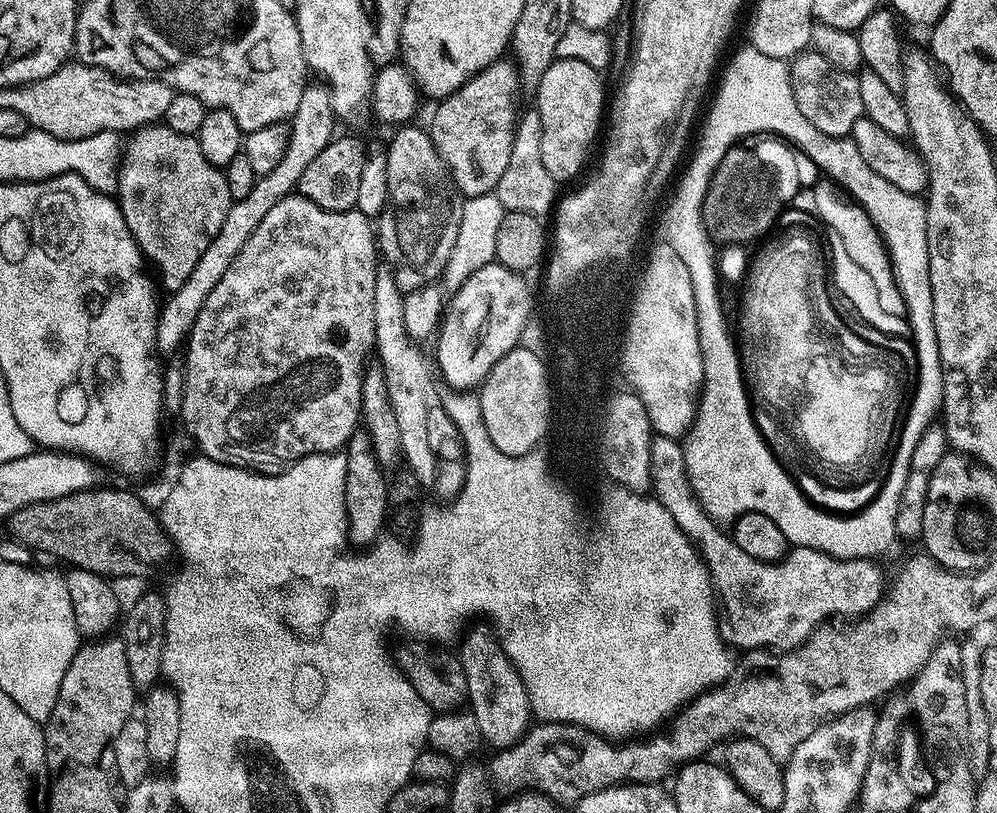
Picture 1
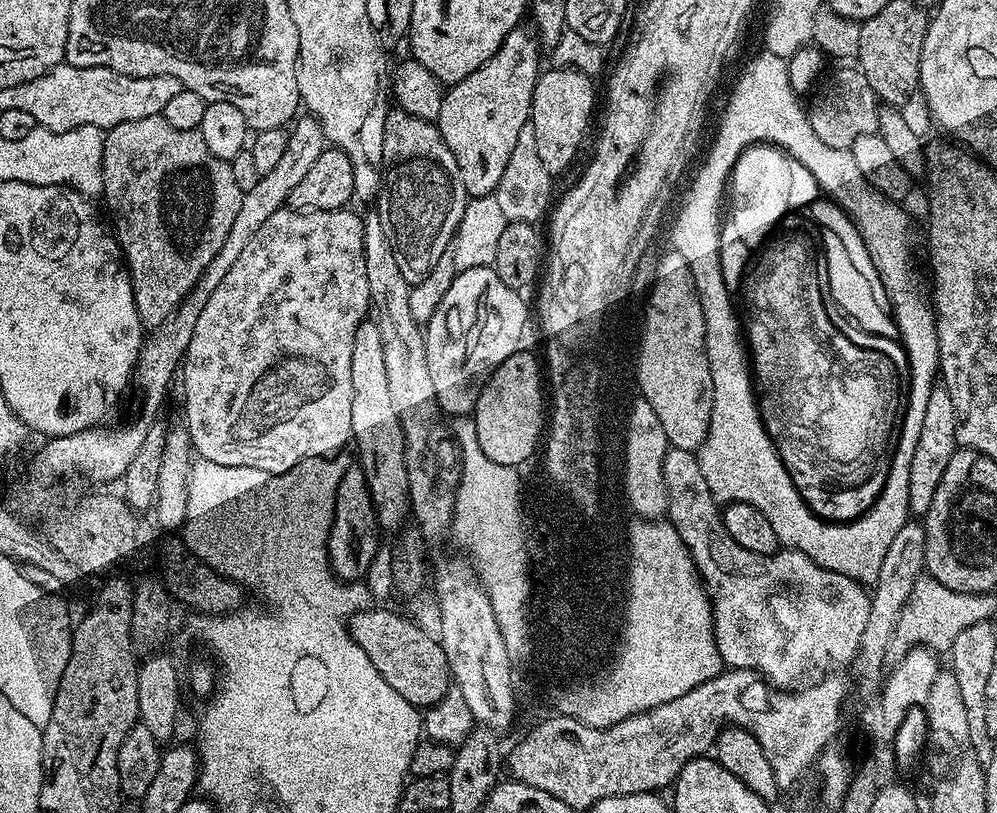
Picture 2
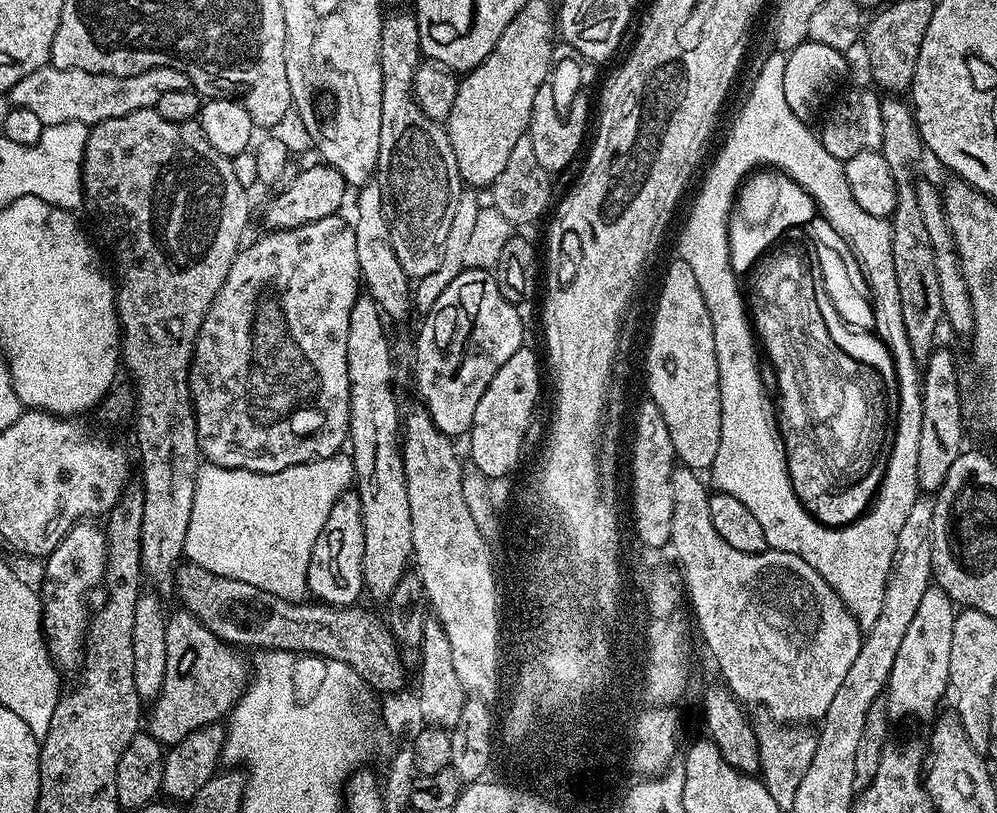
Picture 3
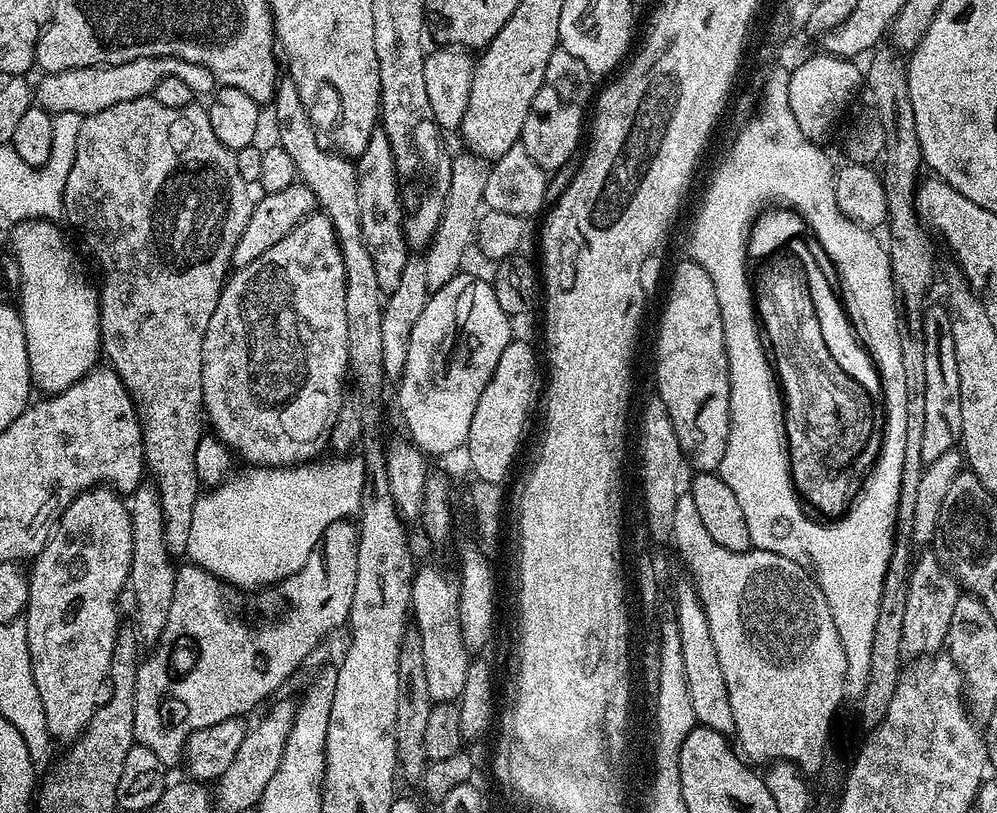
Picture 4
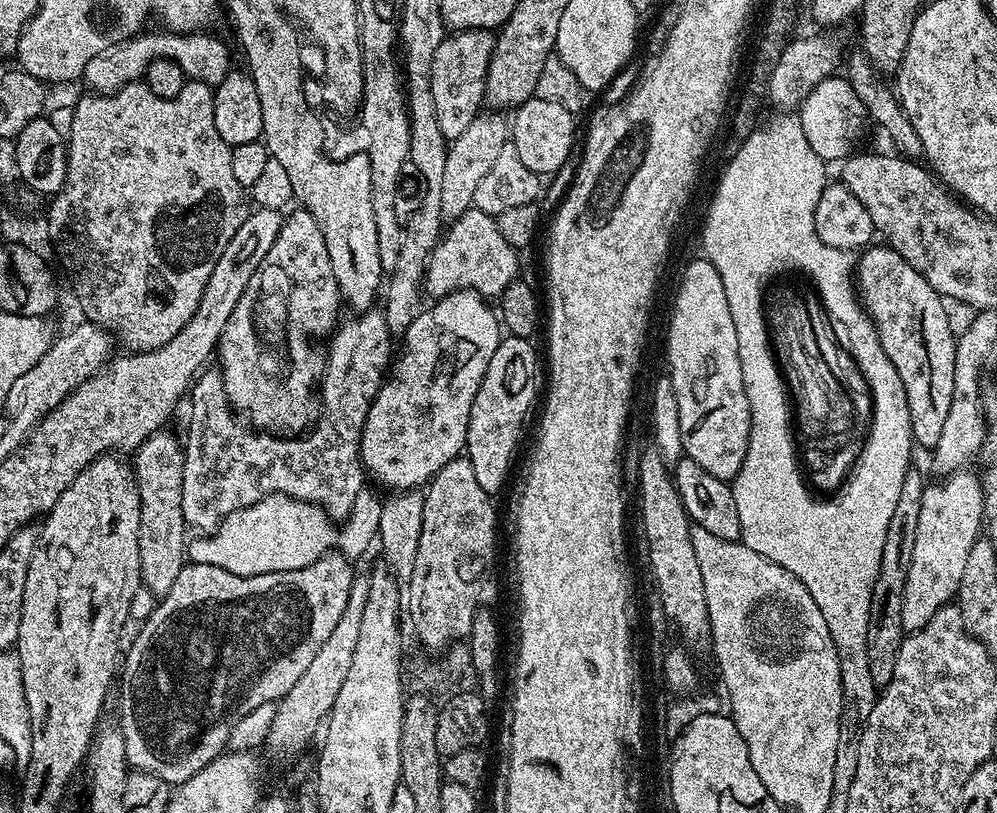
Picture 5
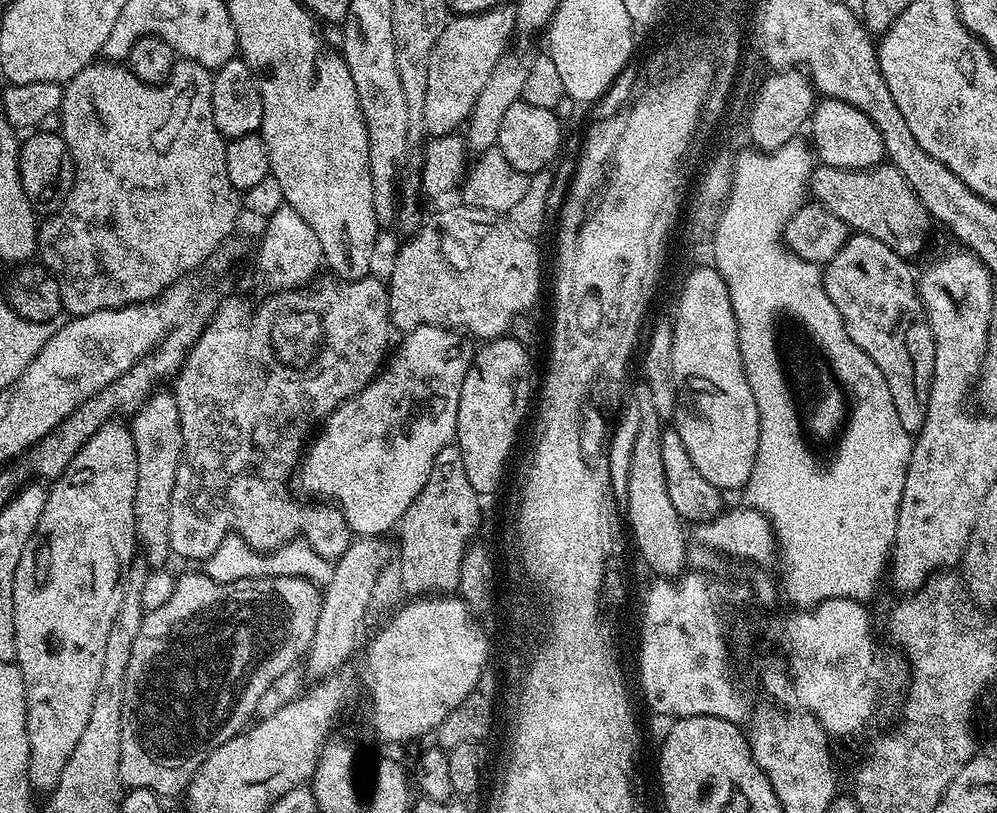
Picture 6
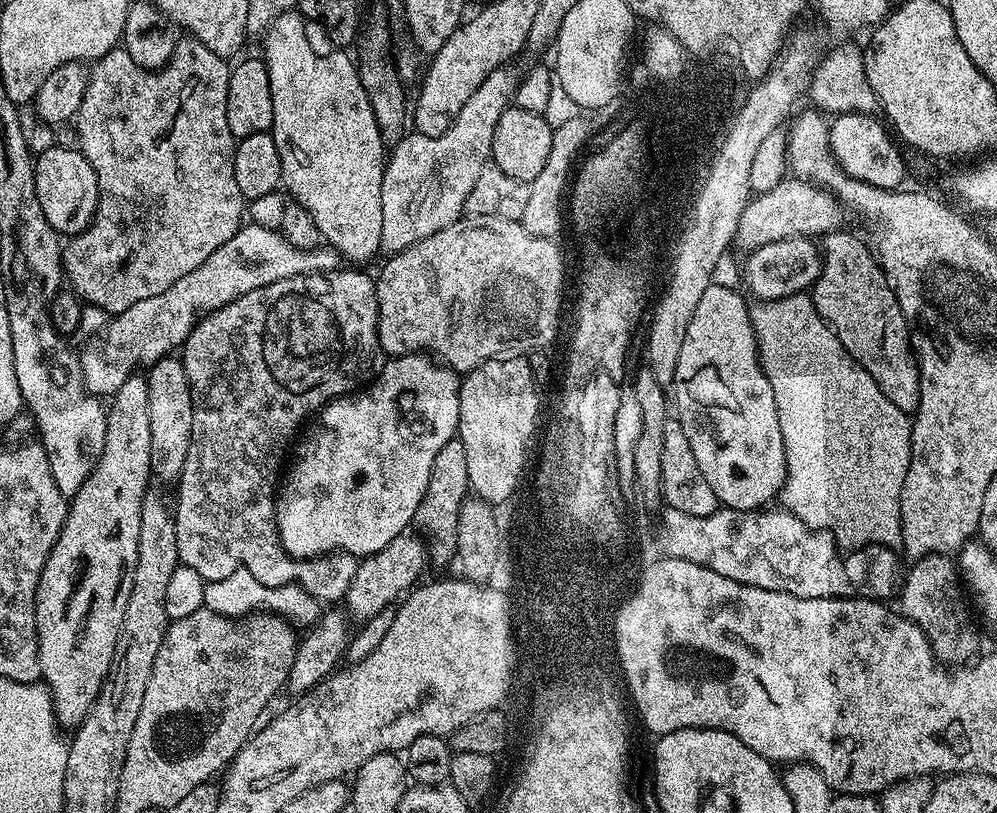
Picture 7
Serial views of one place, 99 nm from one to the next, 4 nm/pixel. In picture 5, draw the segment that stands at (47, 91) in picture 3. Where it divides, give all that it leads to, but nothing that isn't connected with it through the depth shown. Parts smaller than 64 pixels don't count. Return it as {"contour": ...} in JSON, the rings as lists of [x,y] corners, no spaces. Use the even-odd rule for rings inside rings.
{"contour":[[[167,30],[152,32],[149,36],[137,34],[131,40],[123,40],[107,52],[98,54],[86,62],[83,83],[89,84],[93,93],[109,96],[112,92],[122,90],[122,86],[137,83],[145,75],[148,64],[156,59],[169,59],[177,63],[188,80],[200,80],[209,86],[215,86],[226,78],[230,71],[228,65],[228,48],[212,34],[177,34]]]}

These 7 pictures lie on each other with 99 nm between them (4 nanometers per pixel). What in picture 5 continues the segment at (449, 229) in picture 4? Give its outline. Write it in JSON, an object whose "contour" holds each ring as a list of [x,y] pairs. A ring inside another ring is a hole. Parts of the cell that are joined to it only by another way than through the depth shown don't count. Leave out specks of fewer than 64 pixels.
{"contour":[[[481,114],[470,122],[470,127],[458,138],[451,141],[446,154],[446,166],[442,166],[442,214],[445,221],[459,219],[462,213],[468,211],[474,202],[474,194],[478,191],[478,182],[486,178],[486,174],[493,168],[494,161],[504,144],[510,140],[510,124],[503,120],[500,114]]]}

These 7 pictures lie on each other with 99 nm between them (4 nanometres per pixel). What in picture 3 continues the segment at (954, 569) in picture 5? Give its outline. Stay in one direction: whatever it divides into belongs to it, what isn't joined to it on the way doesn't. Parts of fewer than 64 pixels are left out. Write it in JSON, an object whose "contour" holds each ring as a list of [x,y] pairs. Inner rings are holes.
{"contour":[[[931,586],[922,594],[922,602],[903,635],[902,646],[890,670],[886,687],[889,717],[904,716],[907,712],[932,712],[943,696],[945,699],[949,691],[950,642],[954,642],[957,611],[946,590]]]}

